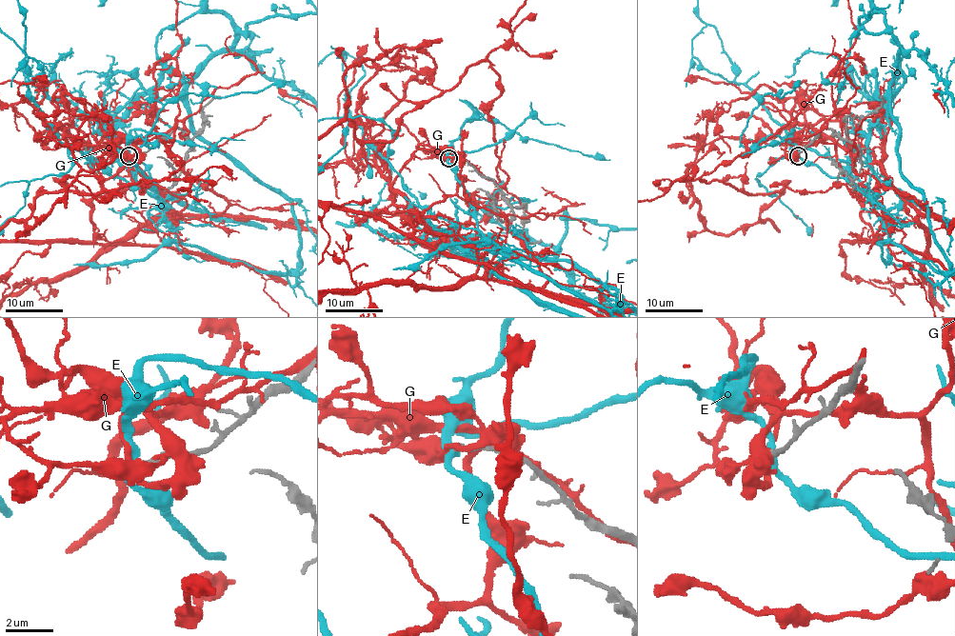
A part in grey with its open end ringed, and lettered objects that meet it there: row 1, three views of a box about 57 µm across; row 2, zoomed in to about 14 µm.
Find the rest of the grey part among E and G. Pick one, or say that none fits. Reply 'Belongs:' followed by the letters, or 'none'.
Belongs: none

